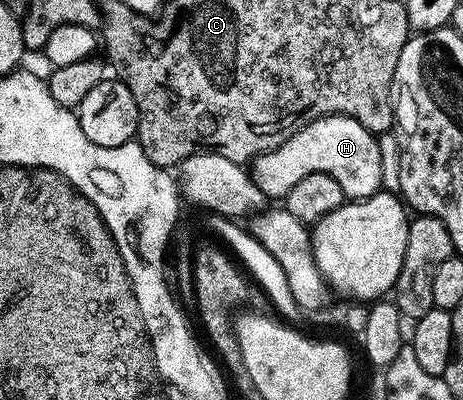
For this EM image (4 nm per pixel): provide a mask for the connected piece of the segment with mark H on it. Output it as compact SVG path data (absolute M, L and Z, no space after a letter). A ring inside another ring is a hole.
M319 115L297 128L271 151L251 163L251 178L266 200L284 200L295 181L311 173L327 173L341 186L346 200L366 199L382 190L381 145L378 136L349 115Z

